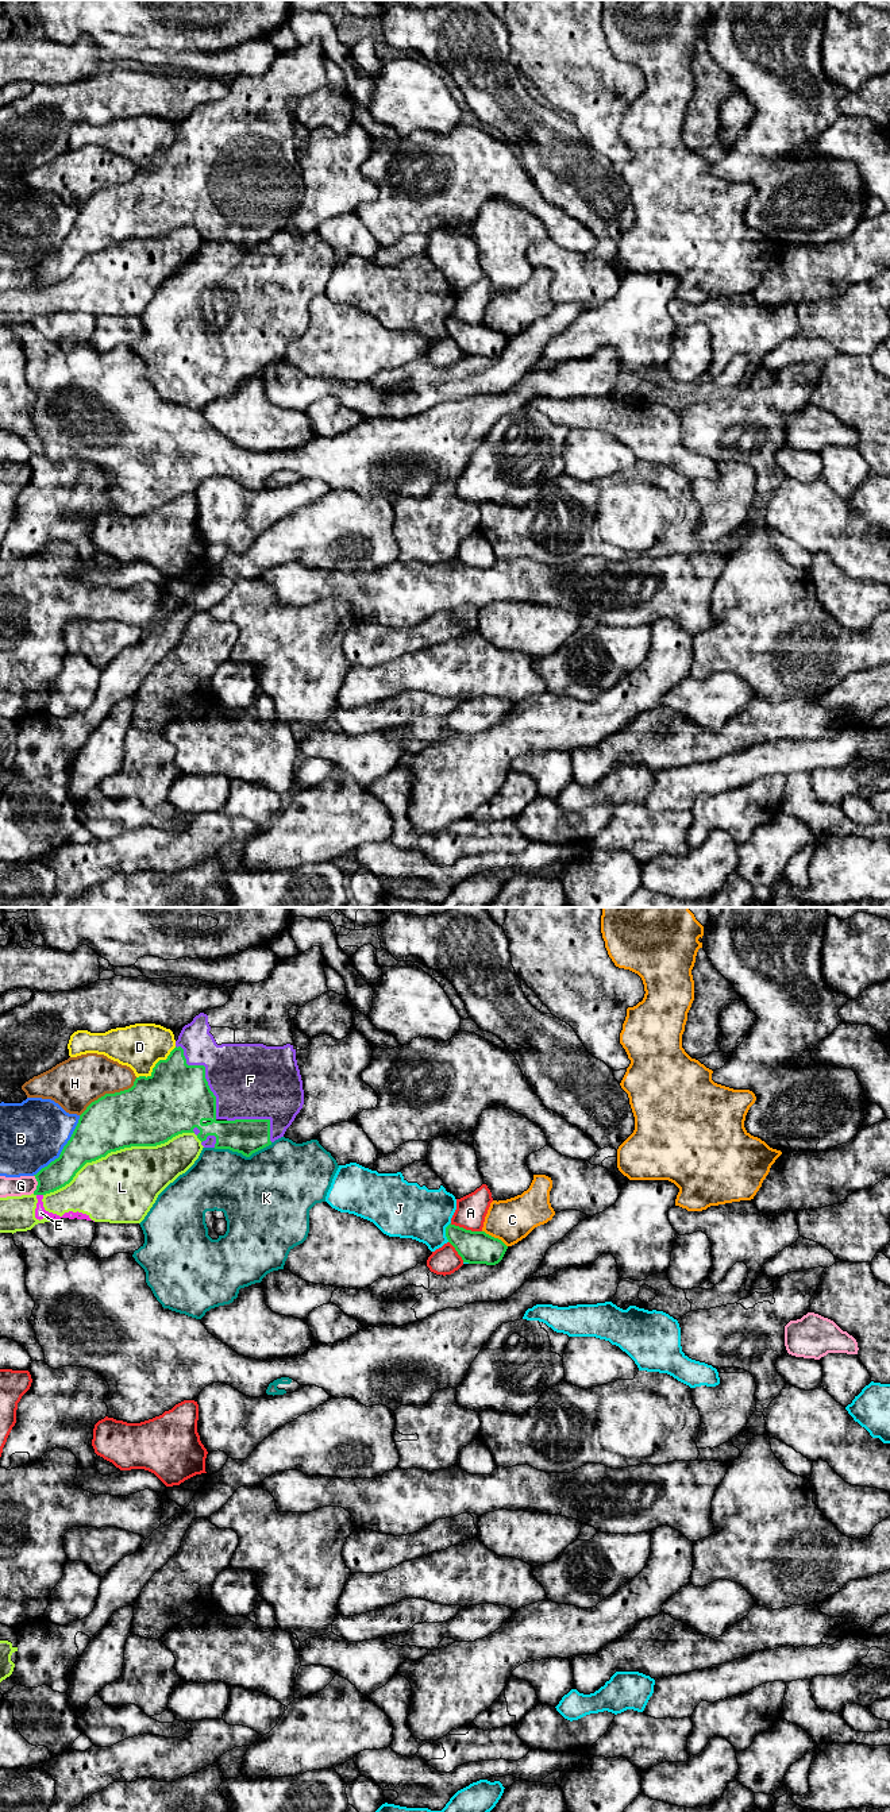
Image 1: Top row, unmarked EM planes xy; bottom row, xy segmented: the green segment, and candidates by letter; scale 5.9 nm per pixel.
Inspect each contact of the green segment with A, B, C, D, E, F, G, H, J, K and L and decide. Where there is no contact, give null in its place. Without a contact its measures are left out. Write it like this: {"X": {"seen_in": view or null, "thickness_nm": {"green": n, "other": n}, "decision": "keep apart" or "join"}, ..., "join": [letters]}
{"A": {"seen_in": "xy", "thickness_nm": {"green": 190, "other": 180}, "decision": "keep apart"}, "B": {"seen_in": "xy", "thickness_nm": {"green": 280, "other": 400}, "decision": "keep apart"}, "C": {"seen_in": "xy", "thickness_nm": {"green": 190, "other": 260}, "decision": "keep apart"}, "D": {"seen_in": "xy", "thickness_nm": {"green": 400, "other": 280}, "decision": "keep apart"}, "E": {"seen_in": "xy", "thickness_nm": {"green": 160, "other": 70}, "decision": "keep apart"}, "F": {"seen_in": "xy", "thickness_nm": {"green": 400, "other": 420}, "decision": "join"}, "G": {"seen_in": "xy", "thickness_nm": {"green": 160, "other": 110}, "decision": "keep apart"}, "H": {"seen_in": "xy", "thickness_nm": {"green": 360, "other": 300}, "decision": "keep apart"}, "J": {"seen_in": "xy", "thickness_nm": {"green": 190, "other": 320}, "decision": "keep apart"}, "K": {"seen_in": "xy", "thickness_nm": {"green": 200, "other": 440}, "decision": "keep apart"}, "L": {"seen_in": "xy", "thickness_nm": {"green": 360, "other": 420}, "decision": "keep apart"}, "join": ["F"]}

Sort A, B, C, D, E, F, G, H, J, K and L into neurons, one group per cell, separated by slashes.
A / B / C / D / E L / F / G / H / J / K

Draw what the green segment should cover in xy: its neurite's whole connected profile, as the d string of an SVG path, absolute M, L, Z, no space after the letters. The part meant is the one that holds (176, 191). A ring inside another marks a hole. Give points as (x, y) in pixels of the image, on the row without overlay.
M313 39L278 54L270 69L259 76L228 80L230 93L221 100L200 105L185 117L176 140L166 153L155 157L150 169L139 169L131 181L105 186L86 200L59 250L34 267L38 274L34 288L46 288L65 279L86 255L111 244L131 239L157 239L182 225L194 225L204 240L230 242L246 250L284 230L304 197L289 101L303 100L328 84L325 57L320 39Z

